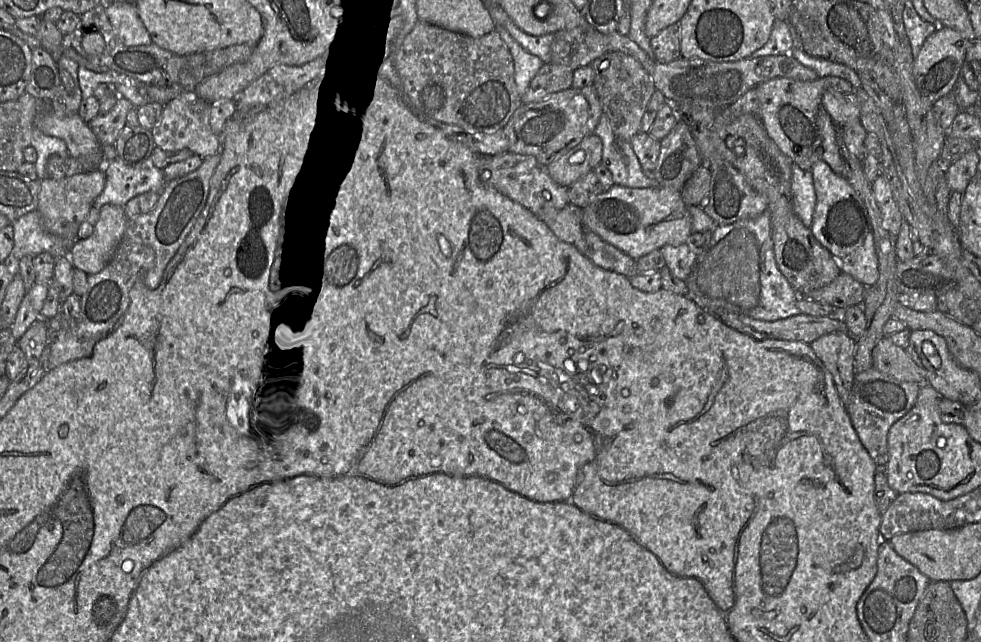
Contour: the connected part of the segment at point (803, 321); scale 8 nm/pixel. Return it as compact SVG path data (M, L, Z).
M720 311L717 318L725 325L757 340L802 341L810 345L822 335L837 331L847 332L843 318L803 313L776 321L764 321L740 313Z

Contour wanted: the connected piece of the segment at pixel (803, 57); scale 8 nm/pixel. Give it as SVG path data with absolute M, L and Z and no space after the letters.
M801 43L800 47L793 47L790 55L803 66L814 70L819 78L837 76L847 80L854 89L861 87L858 73L852 68L827 59L813 57L805 53Z

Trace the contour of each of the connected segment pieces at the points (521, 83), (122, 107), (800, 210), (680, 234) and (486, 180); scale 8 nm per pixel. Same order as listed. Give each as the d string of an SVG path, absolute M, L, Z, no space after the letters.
M495 25L495 31L499 33L512 55L514 81L517 92L522 97L544 62L538 56L526 51L504 27Z
M119 97L116 105L108 113L98 114L88 123L101 146L115 144L127 123L126 116L131 109L137 108L129 100Z
M792 164L791 194L793 211L805 227L810 228L816 206L816 193L810 170Z
M614 184L582 209L582 222L585 228L635 260L666 245L685 244L692 233L689 207L683 201L681 191L659 185L648 188L629 188Z
M506 151L492 156L481 156L479 159L480 181L503 195L509 197L541 218L544 210L560 210L568 203L568 188L552 180L534 156L516 154Z

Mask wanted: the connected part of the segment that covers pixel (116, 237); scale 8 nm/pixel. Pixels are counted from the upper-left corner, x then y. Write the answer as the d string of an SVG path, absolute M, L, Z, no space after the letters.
M103 205L92 234L86 239L77 240L71 249L70 260L74 268L87 275L103 270L113 258L128 222L123 207Z

